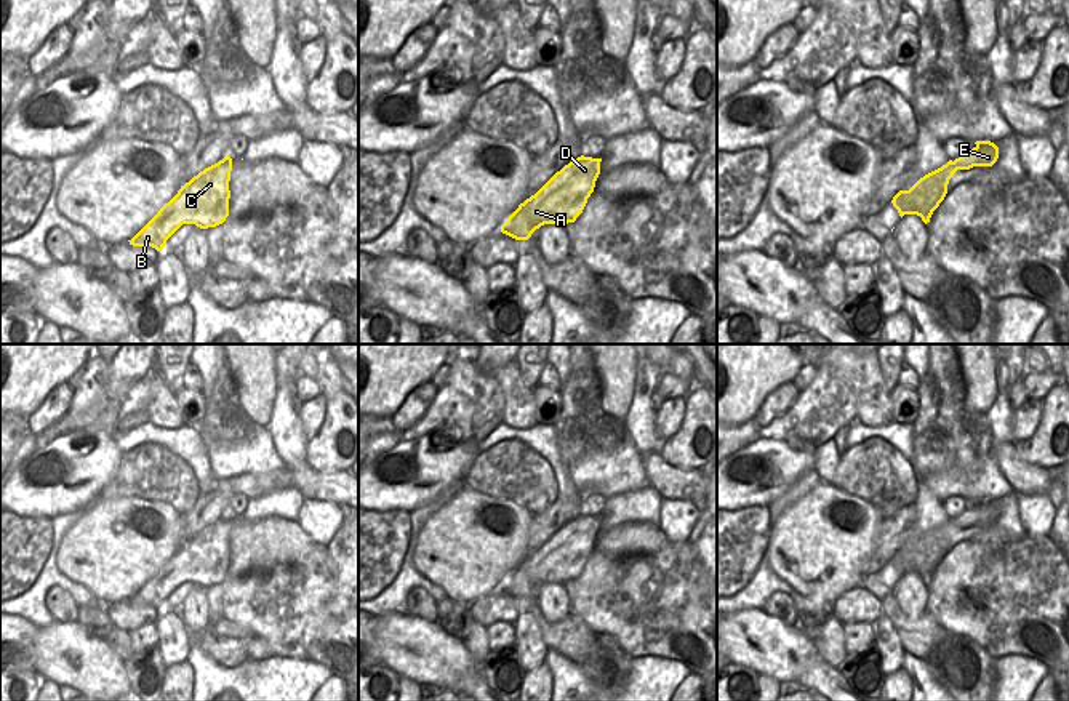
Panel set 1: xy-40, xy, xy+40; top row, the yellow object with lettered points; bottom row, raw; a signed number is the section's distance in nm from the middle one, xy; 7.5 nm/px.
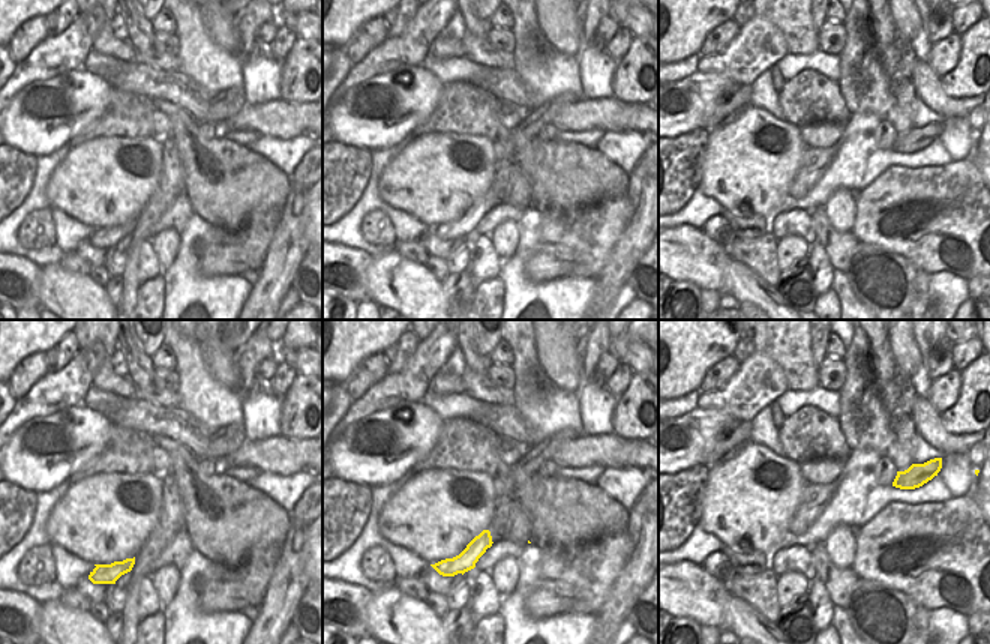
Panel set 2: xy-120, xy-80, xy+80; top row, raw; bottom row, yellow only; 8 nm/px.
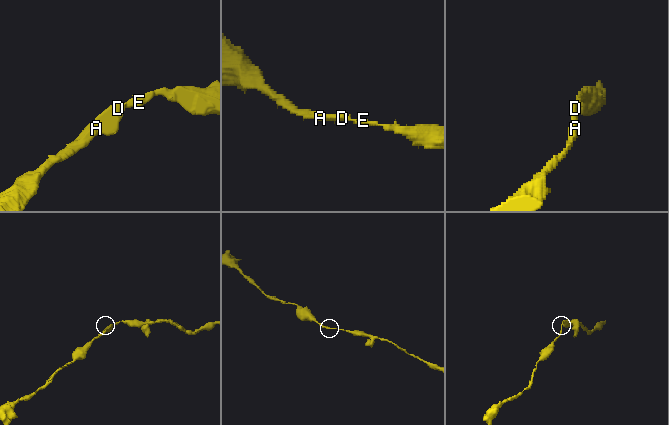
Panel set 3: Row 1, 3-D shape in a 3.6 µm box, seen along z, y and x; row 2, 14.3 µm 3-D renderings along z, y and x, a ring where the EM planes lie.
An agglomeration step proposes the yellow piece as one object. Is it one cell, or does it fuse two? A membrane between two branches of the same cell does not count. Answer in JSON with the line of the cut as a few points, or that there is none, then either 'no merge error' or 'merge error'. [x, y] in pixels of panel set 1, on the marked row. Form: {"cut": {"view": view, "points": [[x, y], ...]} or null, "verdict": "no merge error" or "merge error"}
{"cut": null, "verdict": "no merge error"}

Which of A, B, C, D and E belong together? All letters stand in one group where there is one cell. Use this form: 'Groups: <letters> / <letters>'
Groups: A B C D E

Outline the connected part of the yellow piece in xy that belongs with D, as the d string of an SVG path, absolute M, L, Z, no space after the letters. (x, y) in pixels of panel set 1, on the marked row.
M578 157L526 198L501 226L501 232L528 240L544 224L575 222L594 192L602 158Z

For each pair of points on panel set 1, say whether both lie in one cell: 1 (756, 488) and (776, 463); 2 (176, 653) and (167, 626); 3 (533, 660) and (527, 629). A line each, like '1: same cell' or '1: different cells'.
1: same cell
2: same cell
3: same cell

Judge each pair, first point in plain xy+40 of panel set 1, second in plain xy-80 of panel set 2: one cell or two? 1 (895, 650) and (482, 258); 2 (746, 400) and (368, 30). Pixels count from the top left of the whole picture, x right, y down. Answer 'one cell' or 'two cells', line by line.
1: one cell
2: two cells

